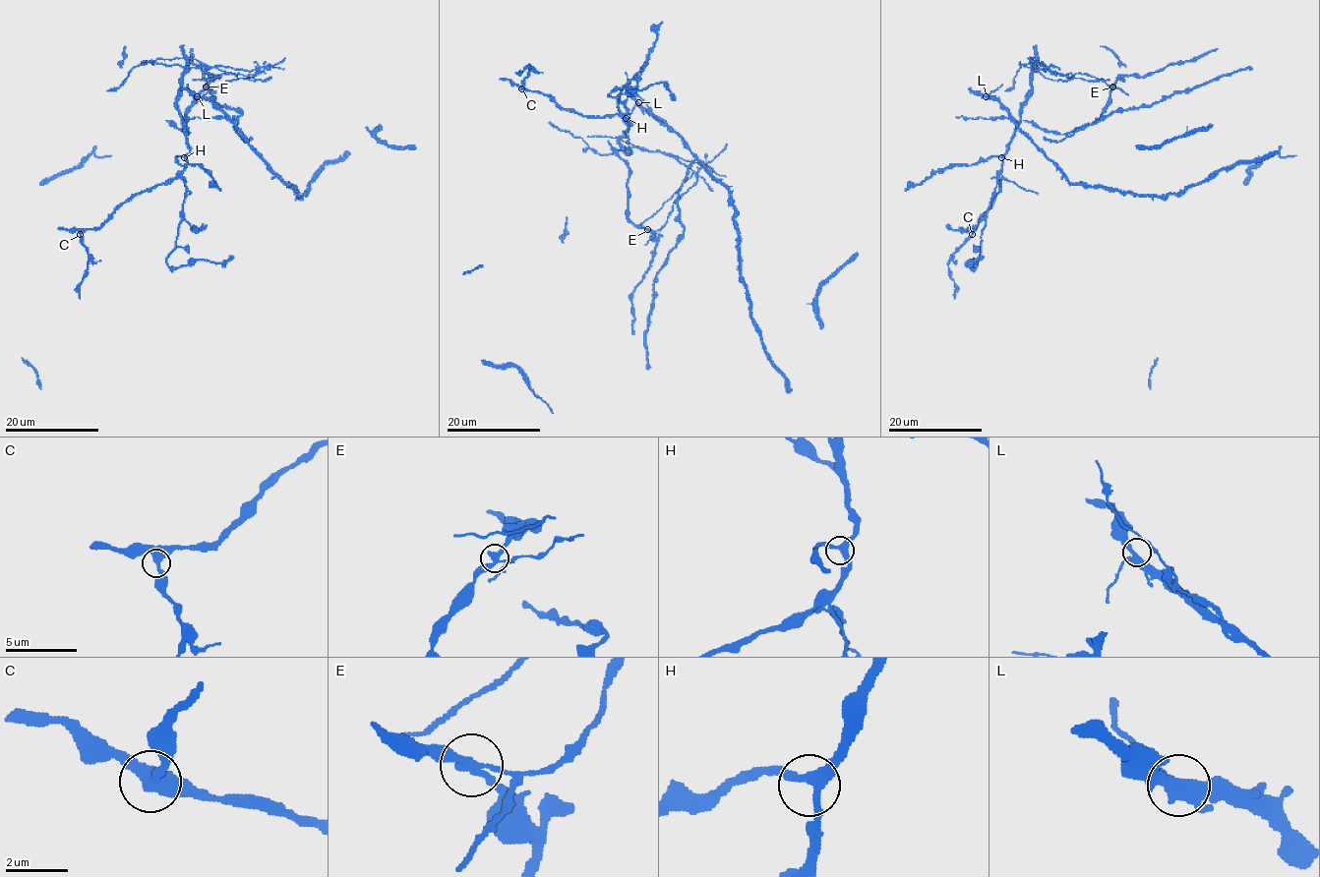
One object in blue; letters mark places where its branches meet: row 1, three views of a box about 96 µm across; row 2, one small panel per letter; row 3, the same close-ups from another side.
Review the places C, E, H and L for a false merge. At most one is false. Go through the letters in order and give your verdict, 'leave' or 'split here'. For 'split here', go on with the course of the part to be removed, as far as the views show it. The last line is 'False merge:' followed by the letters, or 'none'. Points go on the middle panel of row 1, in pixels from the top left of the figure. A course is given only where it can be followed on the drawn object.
C: leave
E: split here | (647, 229), (659, 231), (666, 222), (673, 204), (696, 181), (698, 163), (636, 146), (599, 154), (548, 123)
H: leave
L: leave
False merge: E

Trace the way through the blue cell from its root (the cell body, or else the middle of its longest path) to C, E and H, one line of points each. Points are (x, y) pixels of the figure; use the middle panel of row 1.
C: (696, 181), (697, 162), (636, 146), (625, 147), (626, 153), (618, 142), (629, 119), (586, 117), (521, 88)
E: (696, 181), (673, 204), (667, 221), (660, 229), (647, 229)
H: (696, 181), (697, 162), (636, 146), (625, 147), (626, 153), (618, 142), (630, 125), (626, 118)

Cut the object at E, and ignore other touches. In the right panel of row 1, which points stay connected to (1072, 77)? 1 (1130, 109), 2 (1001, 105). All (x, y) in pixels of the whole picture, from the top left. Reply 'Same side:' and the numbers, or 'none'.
Same side: none

